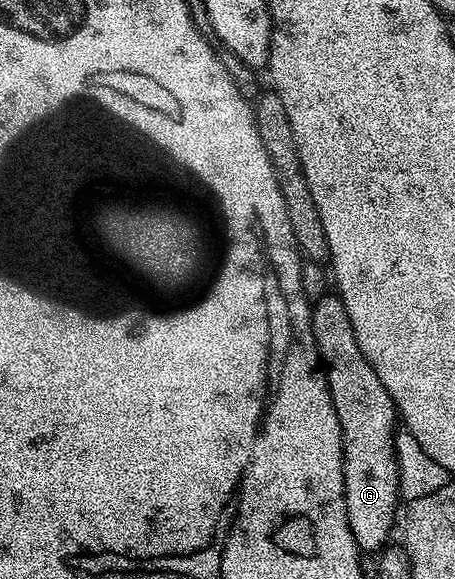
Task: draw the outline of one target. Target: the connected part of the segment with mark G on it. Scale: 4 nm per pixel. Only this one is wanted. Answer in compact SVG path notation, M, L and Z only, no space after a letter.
M338 295L324 297L311 306L312 334L320 352L324 373L328 377L330 395L334 403L334 411L338 415L338 423L344 440L344 498L346 499L346 515L350 523L350 531L354 535L356 545L361 551L376 549L380 551L389 544L388 536L392 528L397 528L398 513L396 505L401 504L398 491L398 459L396 458L396 431L398 414L396 405L390 399L386 387L382 387L382 379L374 375L374 367L362 355L362 347L358 347L358 339L354 339L354 327L350 323L350 315L346 315L346 307Z

